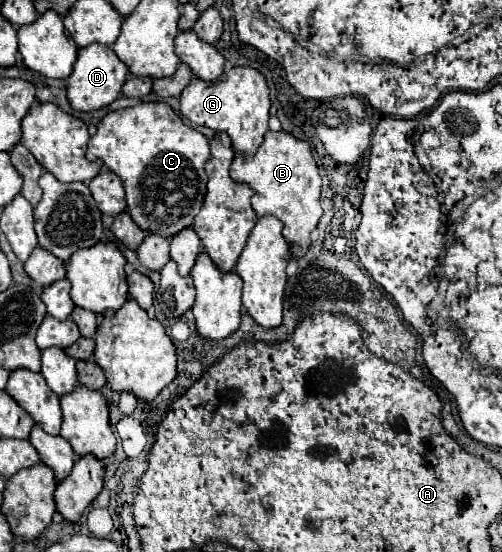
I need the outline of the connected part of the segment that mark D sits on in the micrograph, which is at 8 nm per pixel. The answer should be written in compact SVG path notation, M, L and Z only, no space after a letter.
M92 44L86 48L78 50L78 58L74 62L74 70L70 74L70 78L66 80L66 96L68 102L74 110L78 112L92 112L92 110L100 110L108 104L112 104L122 90L122 84L128 78L128 68L124 62L120 62L120 58L102 44Z

